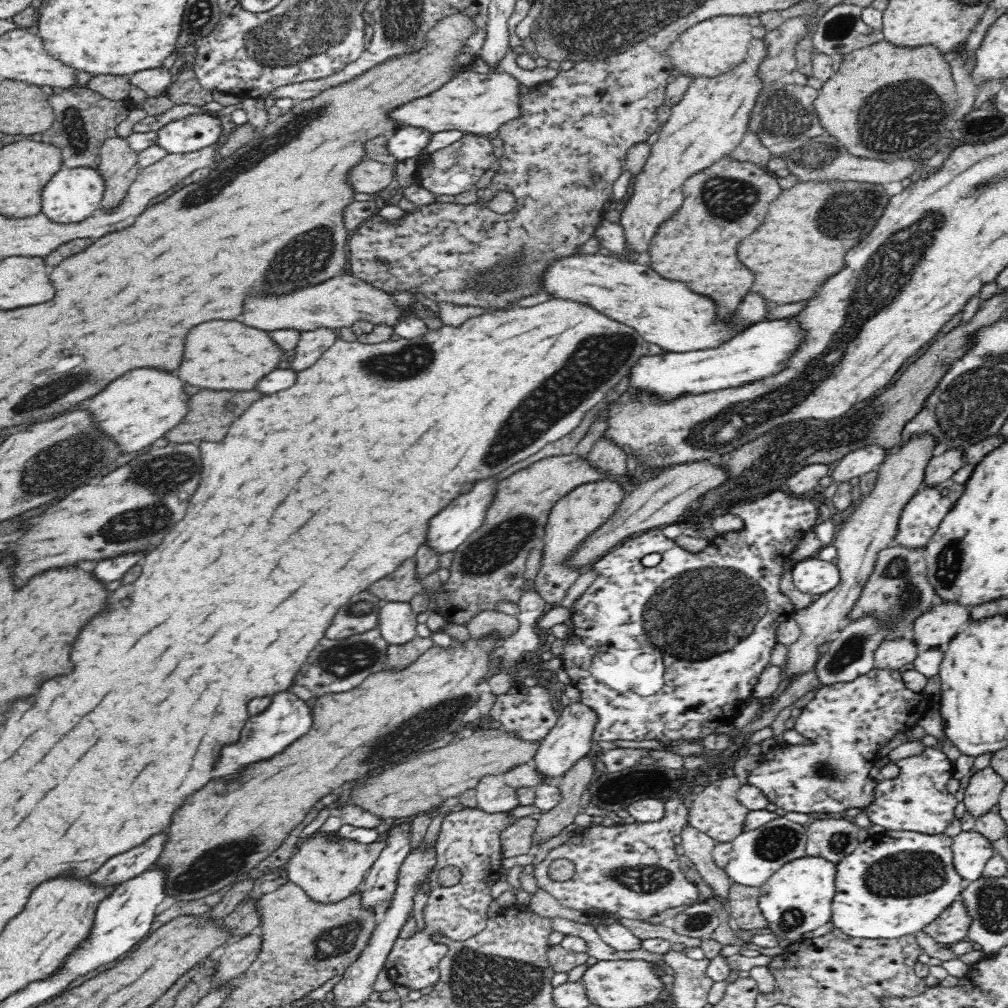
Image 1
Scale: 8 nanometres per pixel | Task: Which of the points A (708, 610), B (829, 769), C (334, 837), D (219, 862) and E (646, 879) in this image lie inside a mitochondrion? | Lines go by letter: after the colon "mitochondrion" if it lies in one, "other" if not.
A: mitochondrion
B: mitochondrion
C: other
D: mitochondrion
E: mitochondrion

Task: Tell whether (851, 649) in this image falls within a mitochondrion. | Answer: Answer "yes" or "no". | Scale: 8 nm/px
yes

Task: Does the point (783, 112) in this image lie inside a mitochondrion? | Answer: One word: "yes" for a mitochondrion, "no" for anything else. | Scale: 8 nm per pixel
yes

